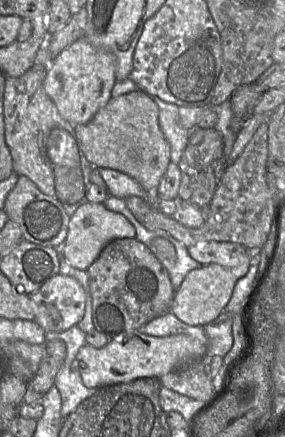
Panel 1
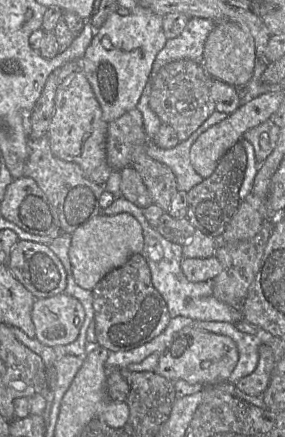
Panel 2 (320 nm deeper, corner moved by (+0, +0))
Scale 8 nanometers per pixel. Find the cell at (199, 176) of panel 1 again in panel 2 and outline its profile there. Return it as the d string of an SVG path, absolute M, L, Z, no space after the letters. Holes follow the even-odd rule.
M243 137L221 158L213 174L187 192L187 218L204 234L215 239L224 233L240 206L239 192L245 177L247 153L243 147Z

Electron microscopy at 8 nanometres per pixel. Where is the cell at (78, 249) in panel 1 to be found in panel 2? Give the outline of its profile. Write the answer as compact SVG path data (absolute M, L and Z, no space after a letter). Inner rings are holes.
M99 214L71 234L69 259L74 280L80 287L92 291L106 274L124 265L132 255L142 253L143 247L143 229L133 215Z

